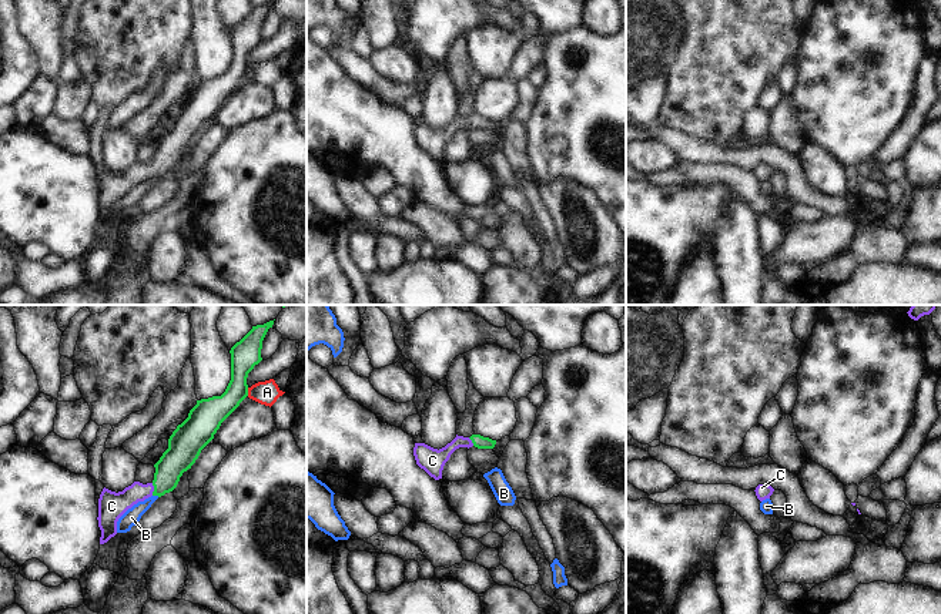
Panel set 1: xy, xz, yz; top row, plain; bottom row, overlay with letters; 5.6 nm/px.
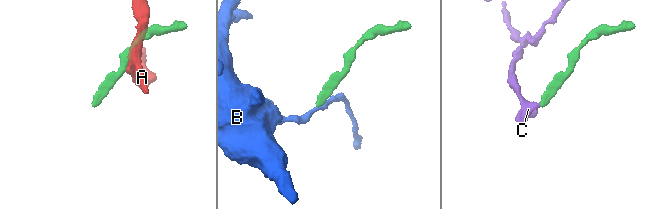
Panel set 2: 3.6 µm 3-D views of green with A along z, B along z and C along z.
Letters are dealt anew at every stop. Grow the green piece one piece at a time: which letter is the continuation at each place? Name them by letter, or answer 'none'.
C

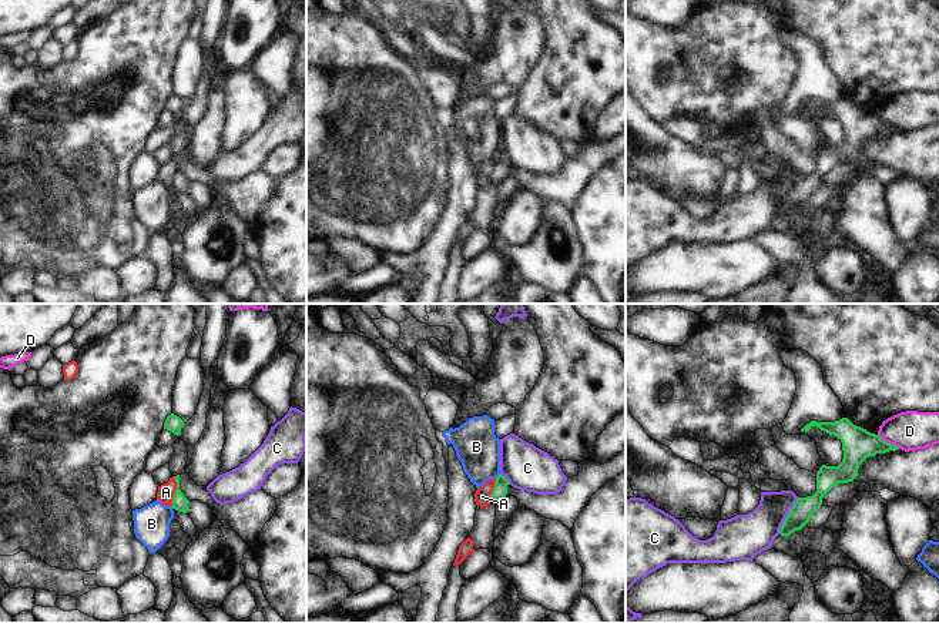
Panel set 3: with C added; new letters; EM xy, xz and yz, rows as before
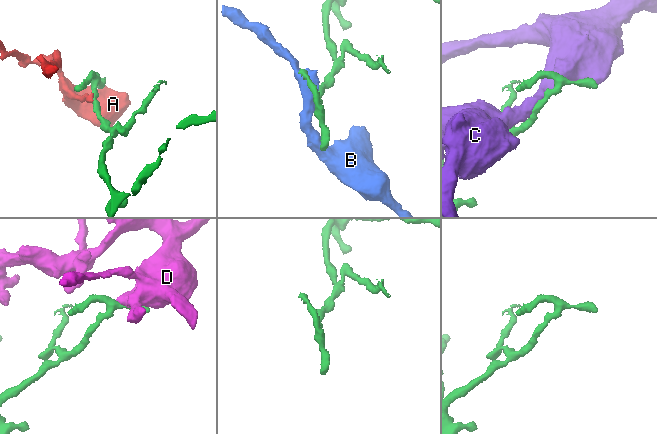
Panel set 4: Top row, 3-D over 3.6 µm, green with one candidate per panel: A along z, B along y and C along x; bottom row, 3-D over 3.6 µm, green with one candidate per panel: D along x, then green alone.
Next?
none

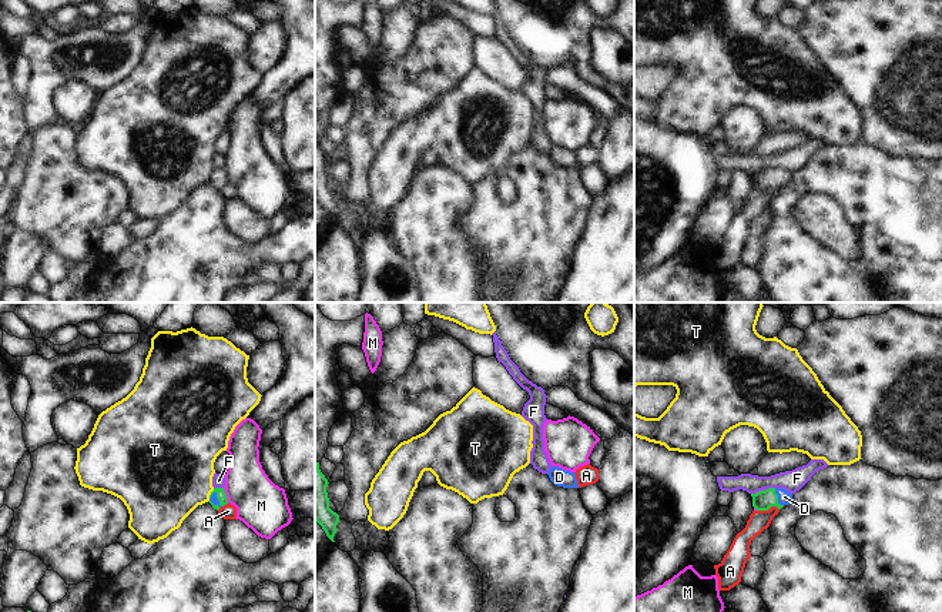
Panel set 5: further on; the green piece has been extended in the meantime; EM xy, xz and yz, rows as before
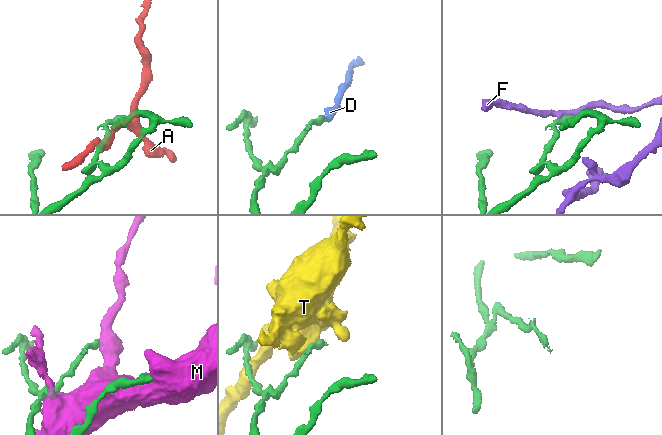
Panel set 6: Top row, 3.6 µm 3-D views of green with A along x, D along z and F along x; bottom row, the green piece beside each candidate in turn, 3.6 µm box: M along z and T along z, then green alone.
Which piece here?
D

